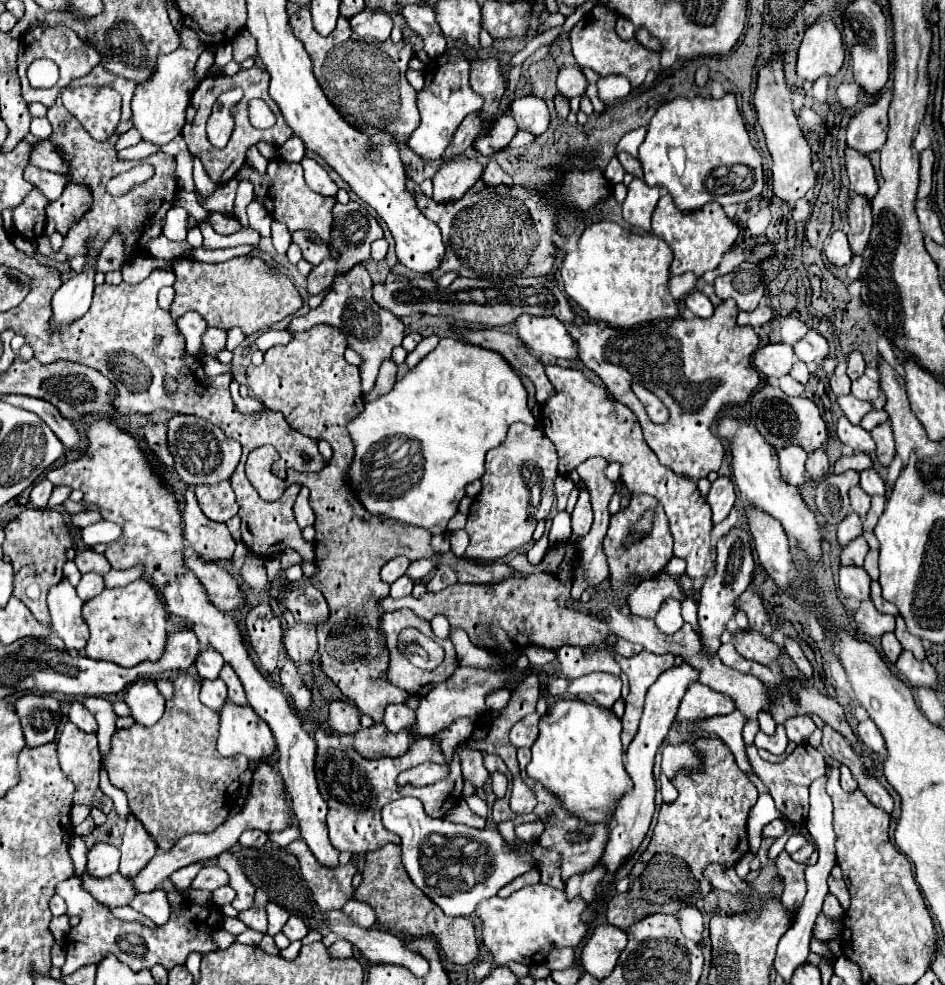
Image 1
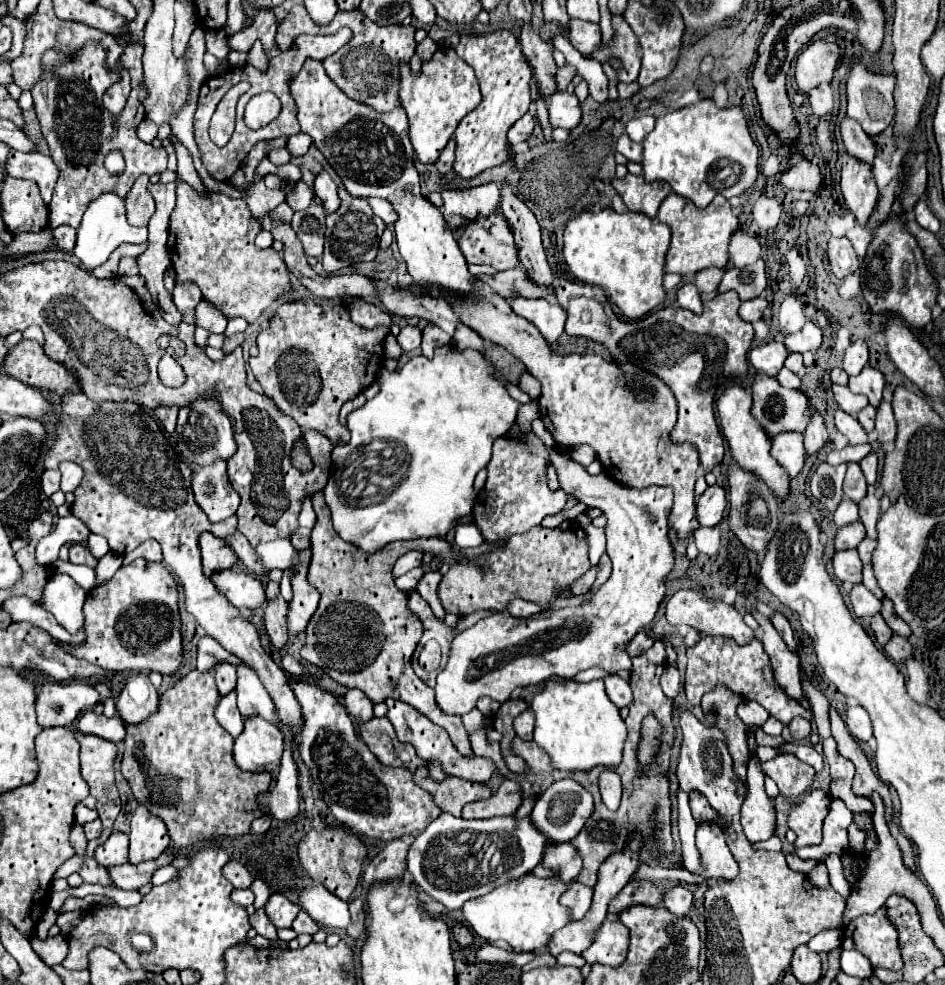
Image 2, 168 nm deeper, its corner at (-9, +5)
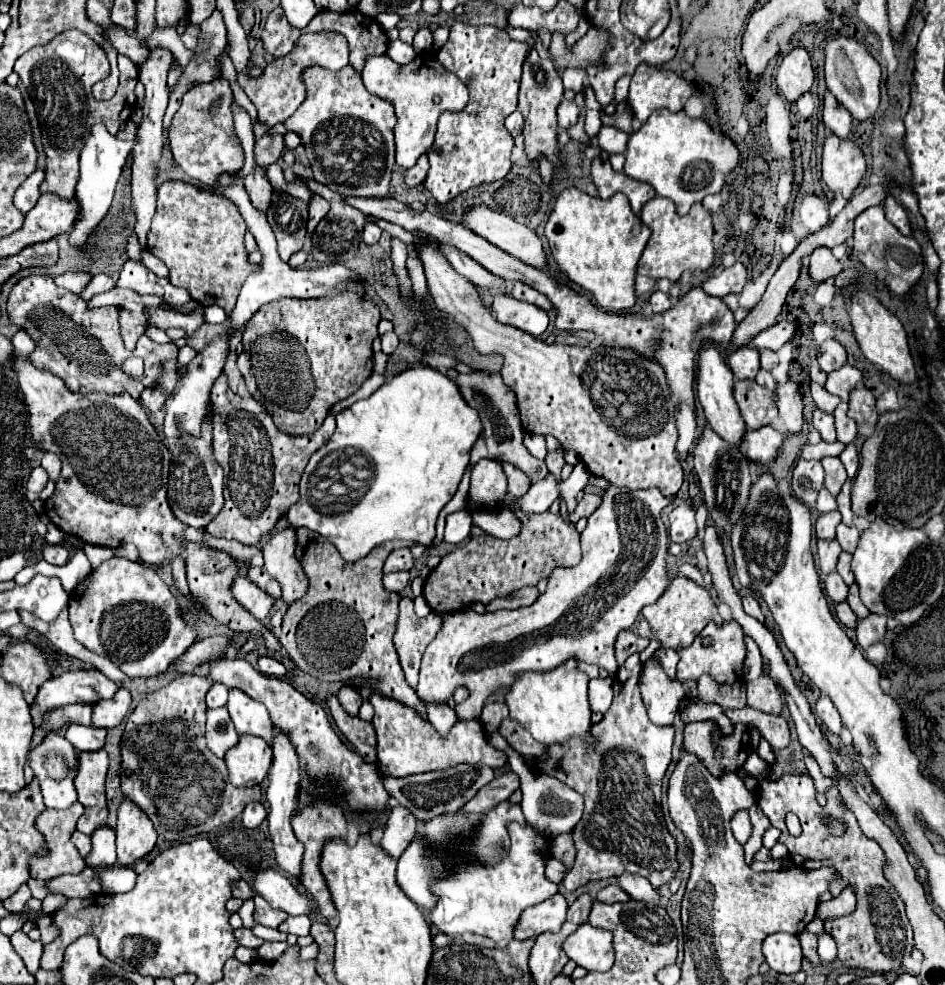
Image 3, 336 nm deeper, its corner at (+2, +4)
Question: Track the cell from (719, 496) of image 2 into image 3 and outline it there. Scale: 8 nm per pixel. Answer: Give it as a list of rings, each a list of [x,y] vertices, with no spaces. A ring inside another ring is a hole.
[[[679,505],[671,511],[671,541],[685,543],[687,539],[693,539],[697,535],[697,519],[695,519],[695,507],[693,505]]]

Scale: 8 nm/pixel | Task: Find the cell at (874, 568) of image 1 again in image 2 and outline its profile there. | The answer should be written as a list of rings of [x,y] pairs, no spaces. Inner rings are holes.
[[[868,537],[858,544],[856,550],[858,551],[859,557],[864,564],[868,564],[868,562],[871,564],[872,552],[874,551],[874,548],[876,548],[876,544],[876,540]]]

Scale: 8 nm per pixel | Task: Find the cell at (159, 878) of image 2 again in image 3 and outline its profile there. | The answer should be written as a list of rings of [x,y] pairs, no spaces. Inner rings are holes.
[[[121,865],[99,869],[99,877],[101,877],[101,883],[103,883],[103,891],[107,891],[107,893],[109,891],[125,893],[137,881],[137,873],[131,867],[121,867]]]

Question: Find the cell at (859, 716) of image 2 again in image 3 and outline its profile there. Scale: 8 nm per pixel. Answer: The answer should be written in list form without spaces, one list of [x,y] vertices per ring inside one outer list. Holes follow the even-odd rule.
[[[821,695],[821,697],[819,697],[819,701],[817,701],[817,705],[815,705],[815,713],[817,713],[817,717],[823,721],[823,725],[825,725],[831,733],[835,733],[835,735],[841,733],[841,729],[843,729],[841,715],[839,715],[837,707],[833,707],[833,701],[831,701],[827,695]]]

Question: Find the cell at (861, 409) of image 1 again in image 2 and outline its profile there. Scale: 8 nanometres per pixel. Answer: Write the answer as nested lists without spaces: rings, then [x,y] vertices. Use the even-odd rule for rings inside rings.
[[[832,384],[832,392],[834,392],[834,400],[838,402],[838,408],[848,412],[850,416],[856,416],[858,410],[862,410],[868,400],[860,394],[854,394],[848,390],[848,386],[840,386],[840,384]]]

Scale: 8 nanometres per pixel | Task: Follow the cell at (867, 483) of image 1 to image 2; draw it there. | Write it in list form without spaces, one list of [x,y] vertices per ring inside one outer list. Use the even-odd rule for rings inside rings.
[[[870,452],[868,456],[864,456],[860,460],[860,468],[866,476],[866,482],[868,484],[876,484],[876,478],[878,478],[878,458],[876,458],[876,452]]]

